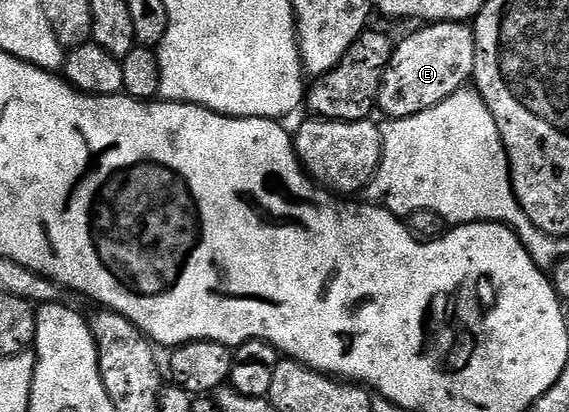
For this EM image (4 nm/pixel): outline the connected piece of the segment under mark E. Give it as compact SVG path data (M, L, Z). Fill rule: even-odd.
M461 21L427 23L419 27L416 33L398 38L393 55L389 59L389 67L385 67L385 75L381 79L381 91L377 102L378 112L380 114L383 112L384 118L396 121L437 107L437 103L449 99L474 78L476 55L475 30L470 24Z

